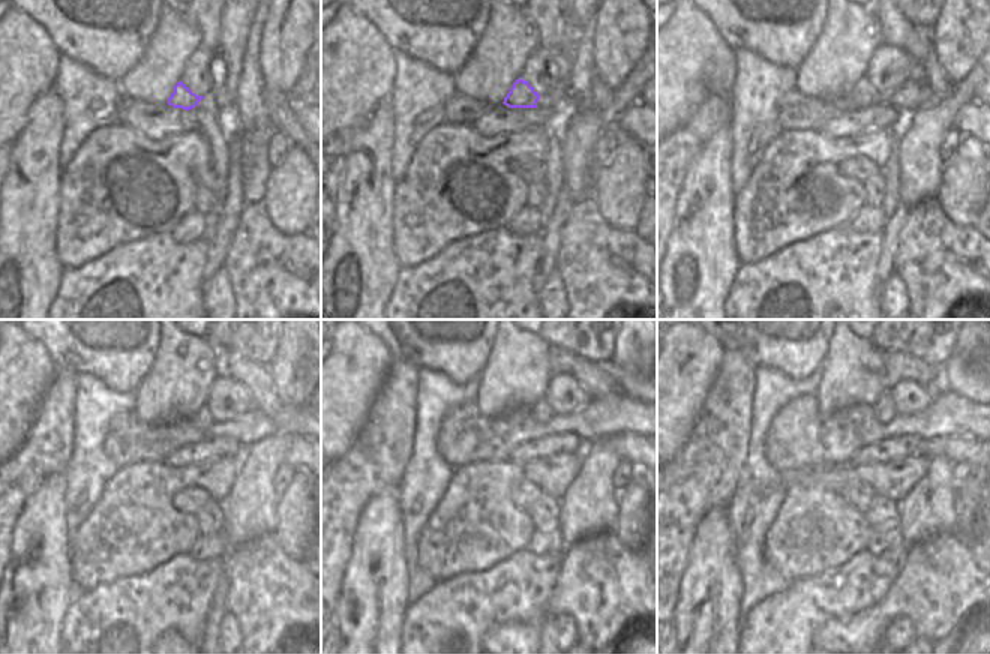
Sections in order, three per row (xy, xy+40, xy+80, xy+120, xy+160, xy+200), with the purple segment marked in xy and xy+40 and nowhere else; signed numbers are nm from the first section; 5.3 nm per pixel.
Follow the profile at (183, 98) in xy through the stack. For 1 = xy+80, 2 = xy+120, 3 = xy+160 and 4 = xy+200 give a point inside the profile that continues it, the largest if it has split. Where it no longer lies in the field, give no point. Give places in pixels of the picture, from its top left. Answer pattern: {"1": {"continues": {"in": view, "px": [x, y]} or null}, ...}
{"1": {"continues": {"in": "xy+80", "px": [863, 95]}}, "2": {"continues": {"in": "xy+120", "px": [201, 417]}}, "3": {"continues": {"in": "xy+160", "px": [540, 411]}}, "4": {"continues": {"in": "xy+200", "px": [884, 410]}}}

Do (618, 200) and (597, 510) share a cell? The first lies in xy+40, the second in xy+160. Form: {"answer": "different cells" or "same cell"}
{"answer": "different cells"}

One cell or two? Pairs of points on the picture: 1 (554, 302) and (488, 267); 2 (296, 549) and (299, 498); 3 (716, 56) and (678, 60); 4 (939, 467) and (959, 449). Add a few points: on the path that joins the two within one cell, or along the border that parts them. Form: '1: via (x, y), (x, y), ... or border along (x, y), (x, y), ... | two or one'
1: border along (536, 294), (539, 303) | two
2: via (296, 537), (296, 510) | one
3: via (707, 60), (687, 60) | one
4: border along (930, 458), (945, 456), (953, 462) | two

